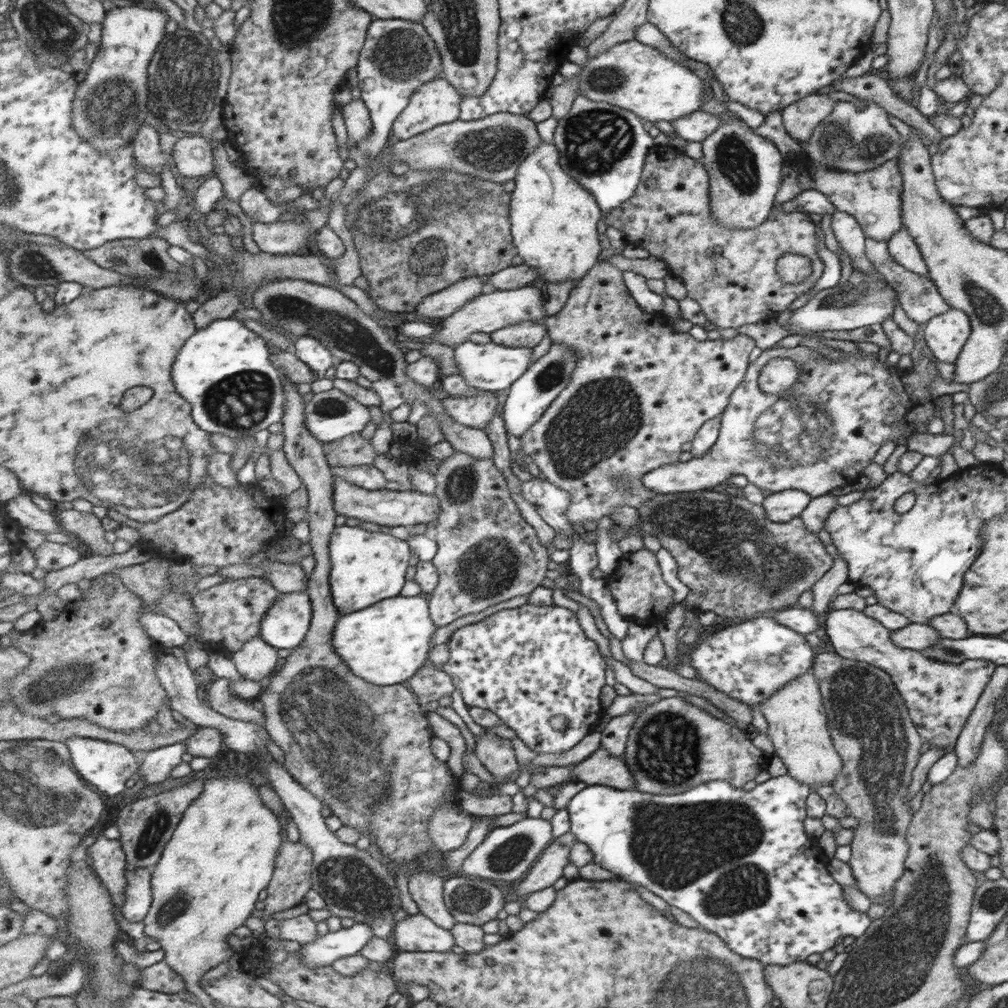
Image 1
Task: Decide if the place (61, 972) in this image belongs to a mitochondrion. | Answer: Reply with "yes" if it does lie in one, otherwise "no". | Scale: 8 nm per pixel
yes

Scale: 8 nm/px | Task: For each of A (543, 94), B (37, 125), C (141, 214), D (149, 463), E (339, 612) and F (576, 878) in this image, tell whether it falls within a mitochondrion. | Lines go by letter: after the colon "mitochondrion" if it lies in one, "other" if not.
A: other
B: other
C: other
D: mitochondrion
E: other
F: other

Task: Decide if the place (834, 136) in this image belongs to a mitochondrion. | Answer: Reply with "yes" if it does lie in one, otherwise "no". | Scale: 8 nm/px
yes

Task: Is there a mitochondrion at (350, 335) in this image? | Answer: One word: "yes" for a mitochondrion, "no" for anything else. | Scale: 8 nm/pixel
yes

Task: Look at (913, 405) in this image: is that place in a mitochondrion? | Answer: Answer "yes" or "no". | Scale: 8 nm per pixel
no

